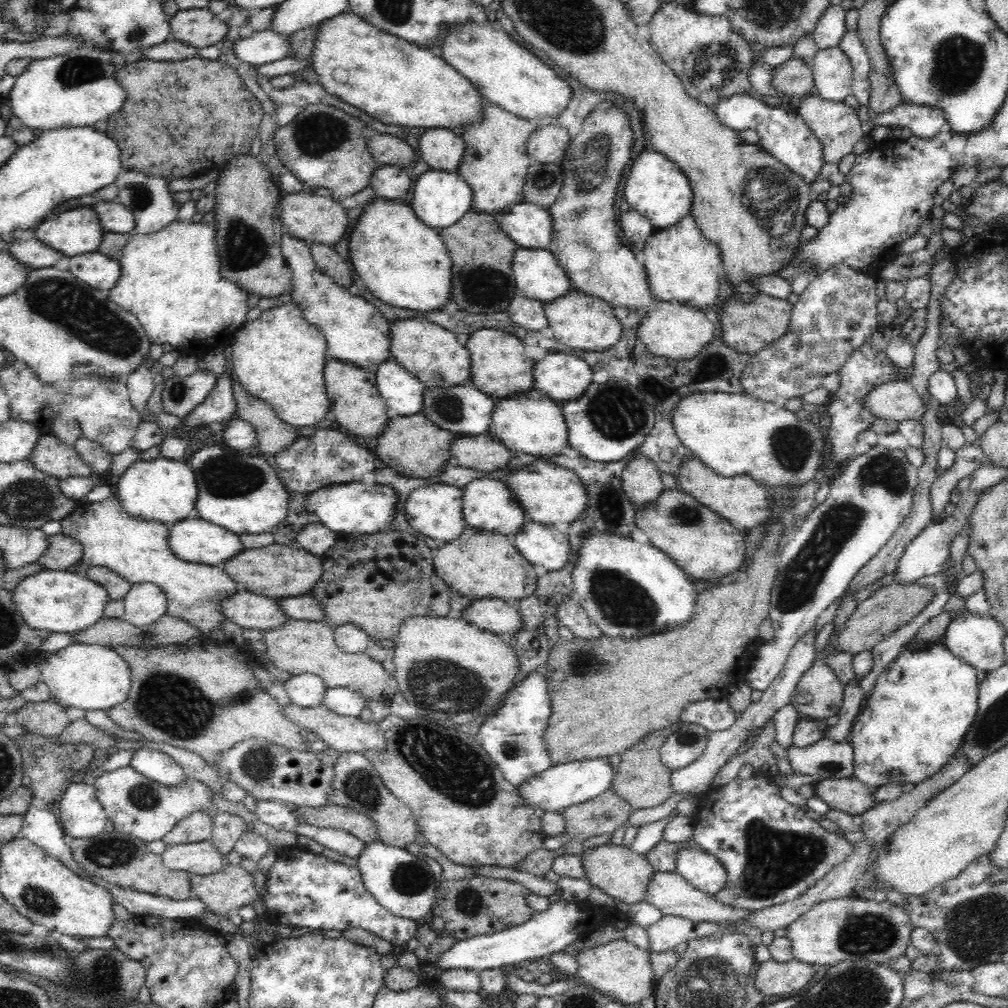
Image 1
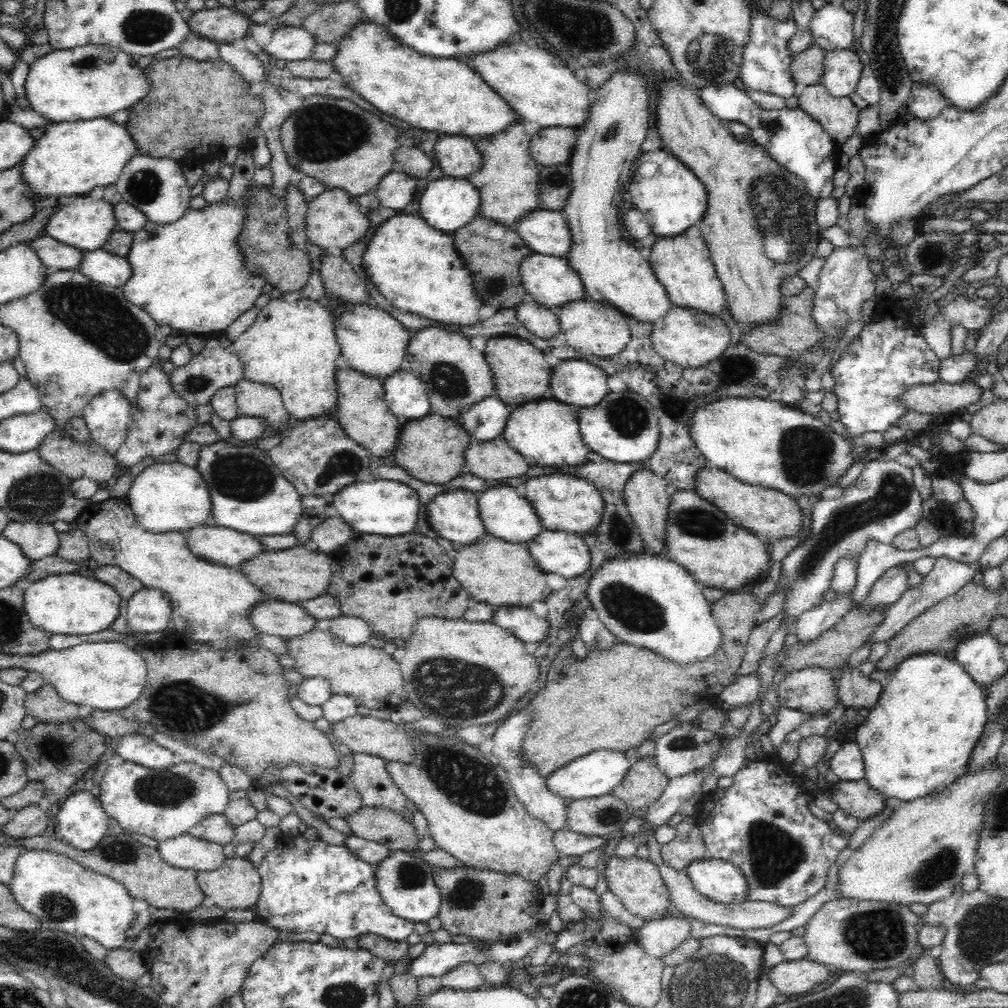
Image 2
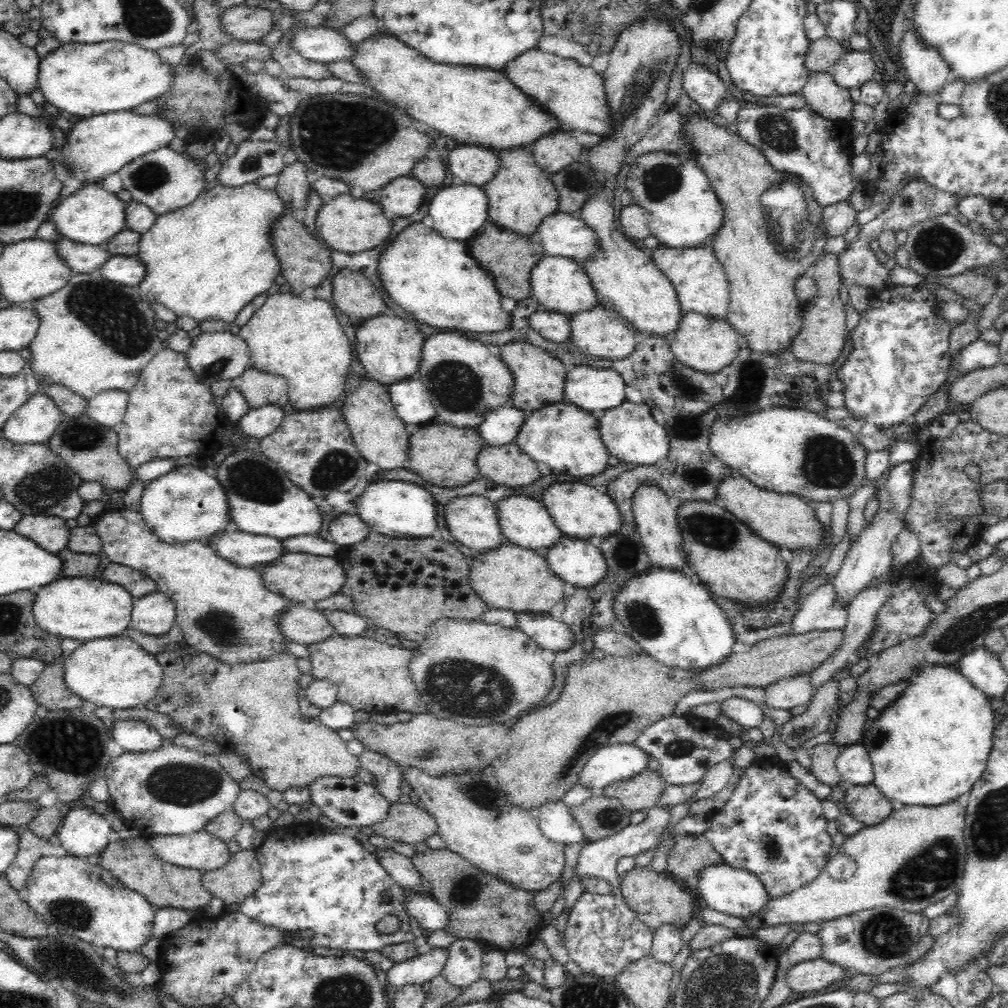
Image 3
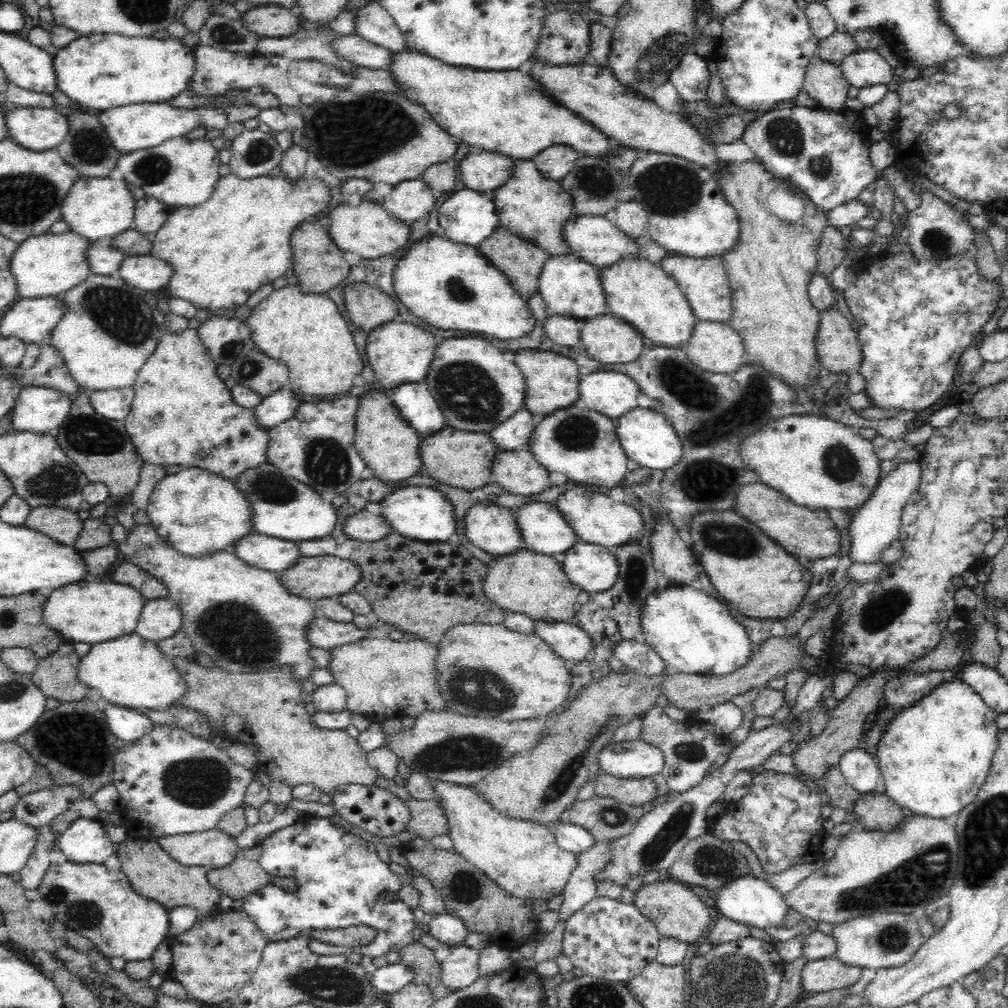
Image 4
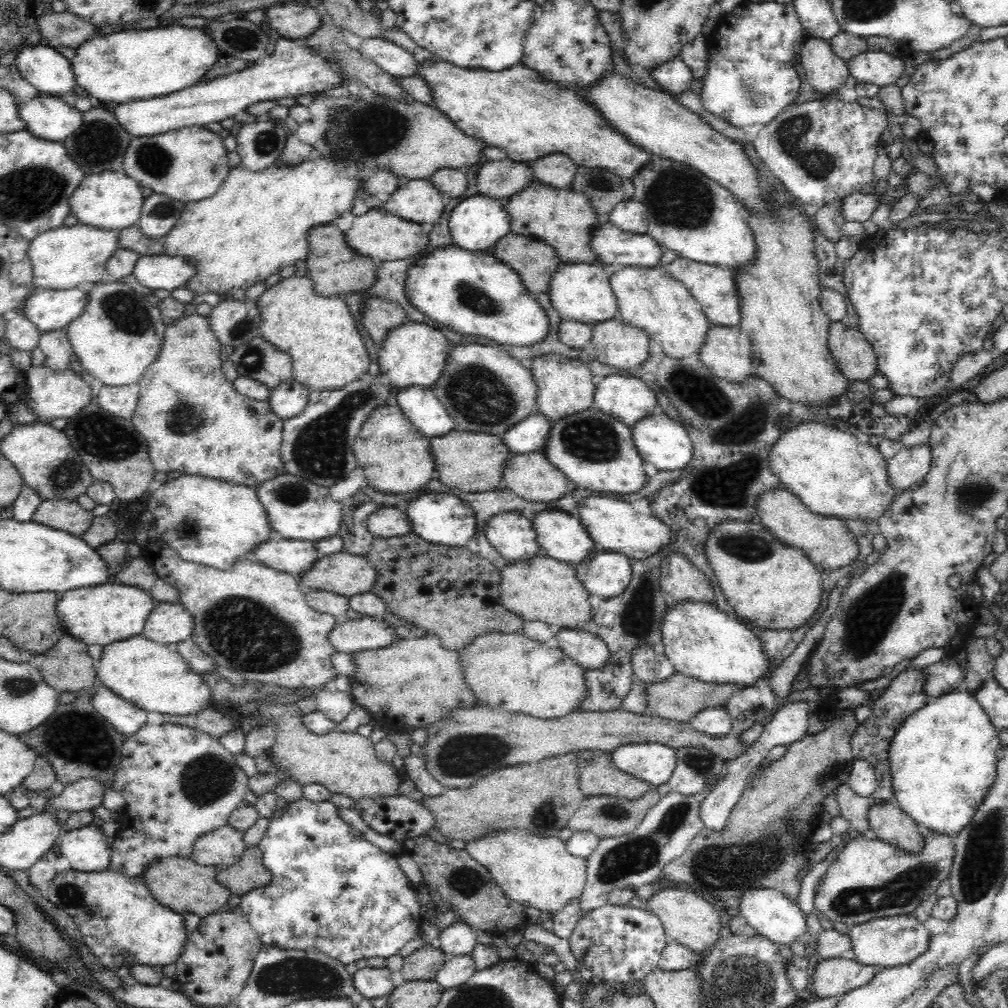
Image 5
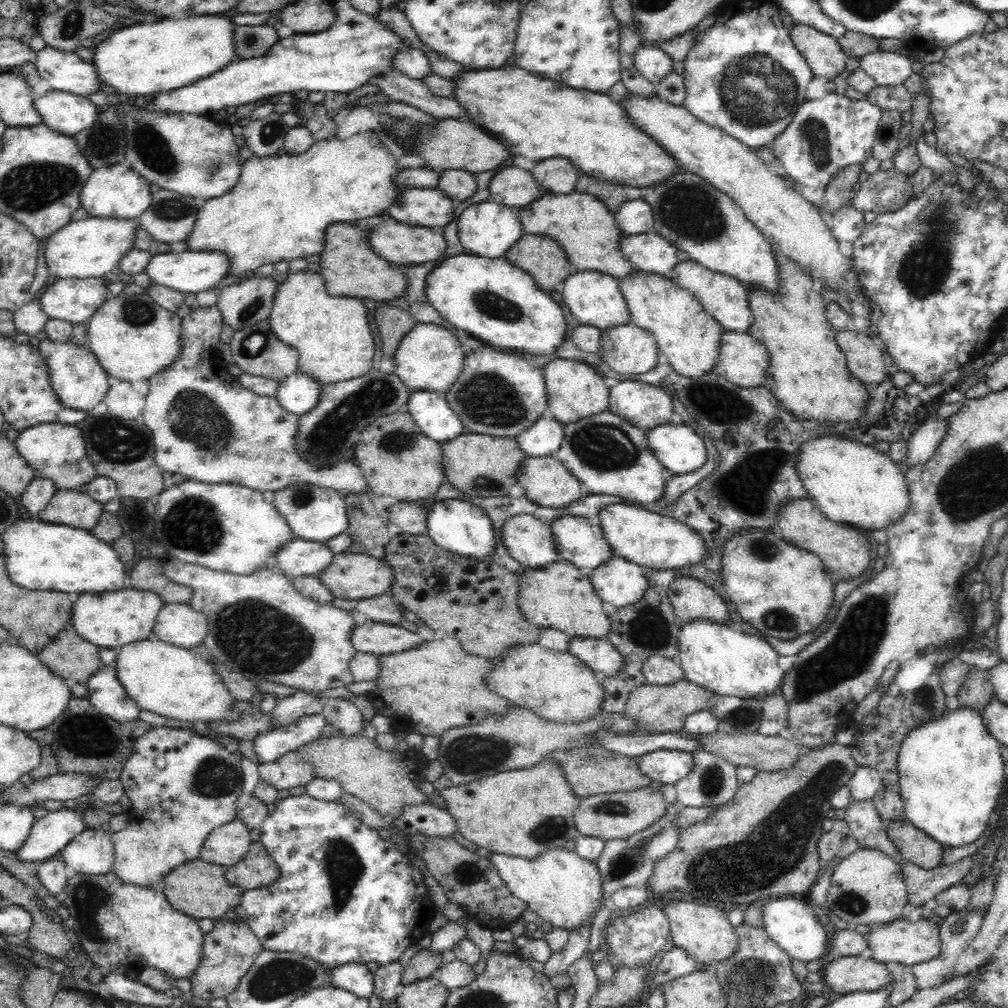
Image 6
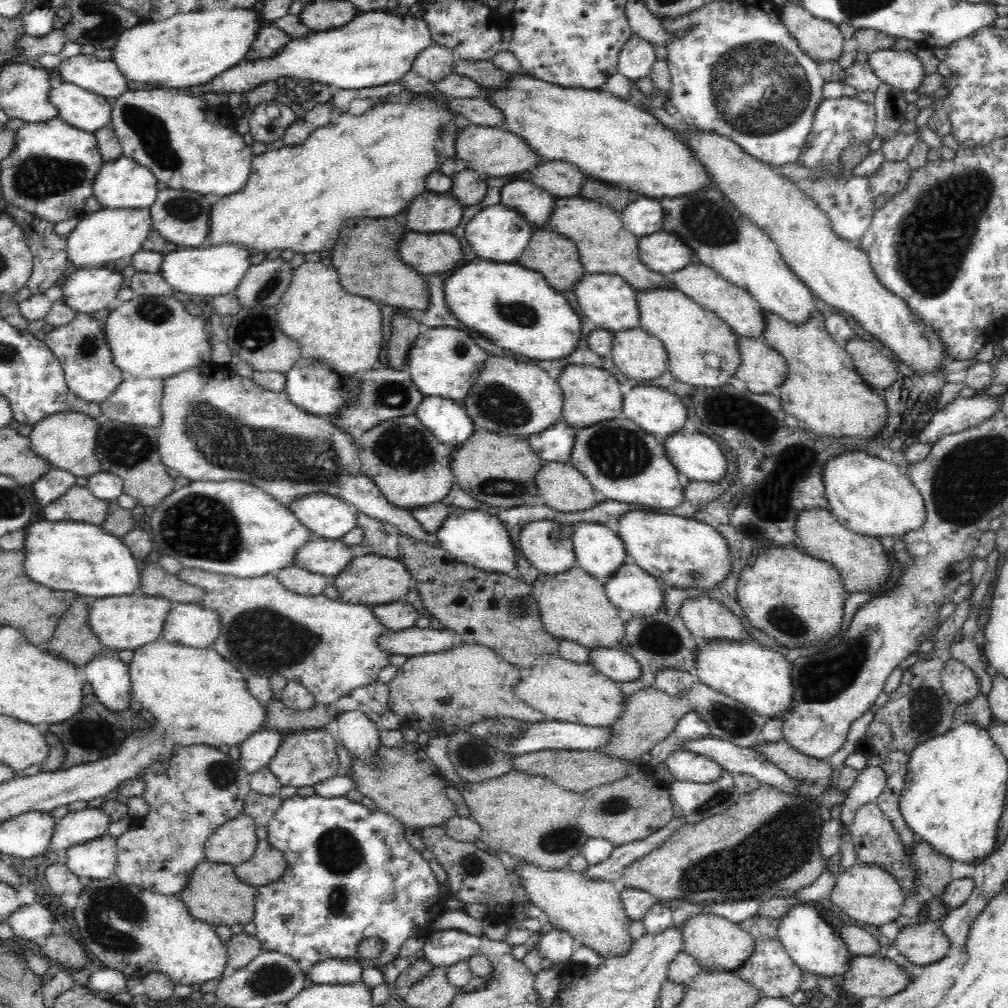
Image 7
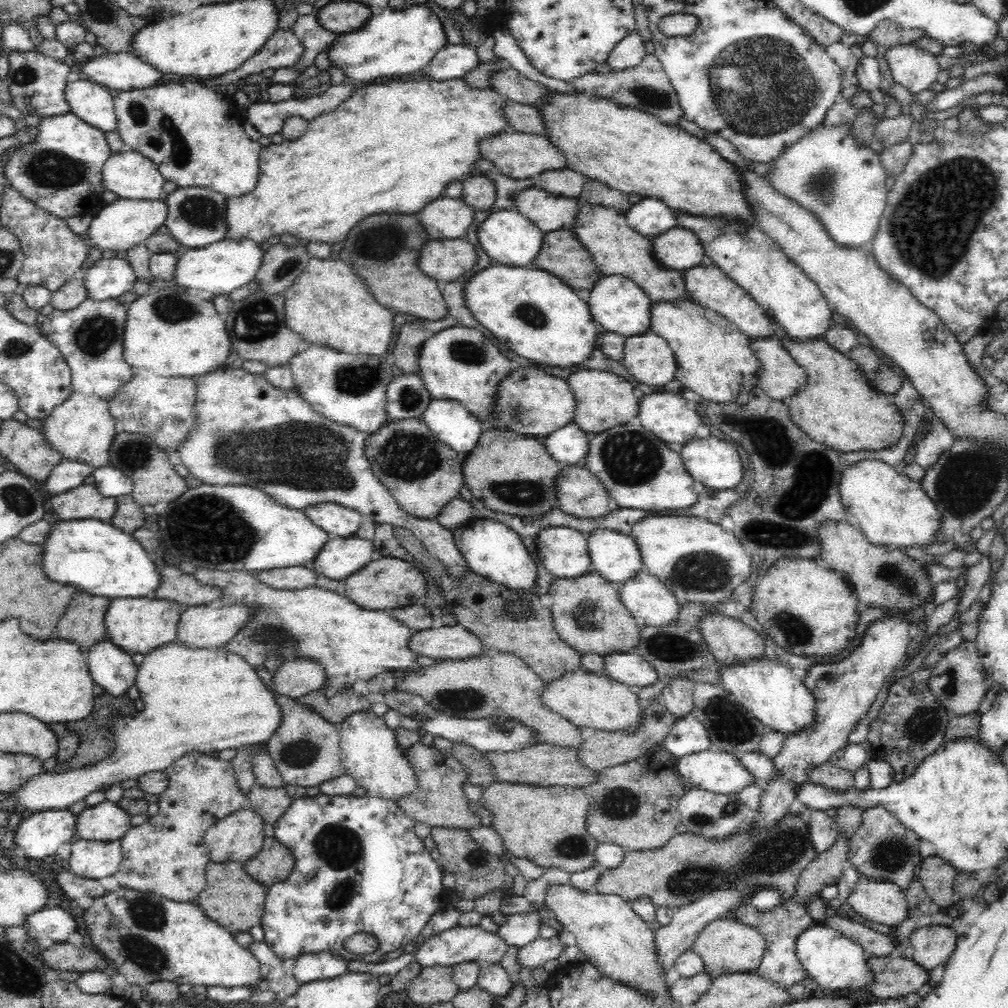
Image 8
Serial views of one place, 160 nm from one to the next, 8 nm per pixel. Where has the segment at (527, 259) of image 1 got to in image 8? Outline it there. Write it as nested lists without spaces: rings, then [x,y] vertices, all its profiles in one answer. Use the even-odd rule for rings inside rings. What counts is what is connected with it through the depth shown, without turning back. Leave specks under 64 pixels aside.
[[[620,275],[600,277],[587,293],[589,312],[597,327],[603,332],[615,333],[622,337],[645,334],[651,328],[651,301],[643,291],[628,277]]]

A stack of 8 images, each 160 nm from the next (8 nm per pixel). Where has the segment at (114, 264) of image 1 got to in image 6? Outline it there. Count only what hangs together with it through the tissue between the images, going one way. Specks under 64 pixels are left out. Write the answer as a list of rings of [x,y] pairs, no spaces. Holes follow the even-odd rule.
[[[192,252],[164,253],[151,256],[144,268],[152,284],[162,285],[178,292],[204,292],[213,289],[222,278],[230,275],[231,263],[225,253]]]

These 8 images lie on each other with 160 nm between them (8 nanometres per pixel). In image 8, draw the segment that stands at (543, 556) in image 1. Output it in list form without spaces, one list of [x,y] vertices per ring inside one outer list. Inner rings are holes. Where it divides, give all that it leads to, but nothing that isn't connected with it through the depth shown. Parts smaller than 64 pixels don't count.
[[[644,566],[639,568],[634,578],[617,588],[620,600],[631,612],[639,629],[663,627],[675,622],[680,603],[674,593],[657,576],[648,573]]]

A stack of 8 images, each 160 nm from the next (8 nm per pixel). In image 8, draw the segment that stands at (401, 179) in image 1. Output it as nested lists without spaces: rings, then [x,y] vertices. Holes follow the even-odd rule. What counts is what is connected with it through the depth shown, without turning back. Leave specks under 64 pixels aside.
[[[444,194],[417,213],[420,224],[431,240],[463,238],[472,224],[475,210],[460,198],[448,198]]]

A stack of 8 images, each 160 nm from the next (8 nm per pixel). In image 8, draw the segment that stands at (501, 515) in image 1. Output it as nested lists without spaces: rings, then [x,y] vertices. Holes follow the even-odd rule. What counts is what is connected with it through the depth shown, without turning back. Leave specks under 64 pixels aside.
[[[598,528],[586,536],[590,570],[599,573],[607,582],[622,586],[643,566],[639,547],[630,535]]]

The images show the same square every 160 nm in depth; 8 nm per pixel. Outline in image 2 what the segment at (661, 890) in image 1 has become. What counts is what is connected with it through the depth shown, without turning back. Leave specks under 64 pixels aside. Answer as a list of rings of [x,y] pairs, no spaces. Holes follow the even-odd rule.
[[[650,856],[649,860],[656,862],[656,867],[663,877],[664,884],[667,885],[668,895],[671,896],[671,906],[684,914],[688,920],[700,920],[705,924],[716,924],[724,927],[736,928],[740,930],[757,930],[760,928],[769,928],[779,924],[787,918],[791,912],[791,907],[784,907],[769,902],[744,901],[743,903],[722,904],[710,900],[708,897],[698,892],[692,881],[689,880],[685,871],[678,871],[669,868],[662,863],[660,856]]]

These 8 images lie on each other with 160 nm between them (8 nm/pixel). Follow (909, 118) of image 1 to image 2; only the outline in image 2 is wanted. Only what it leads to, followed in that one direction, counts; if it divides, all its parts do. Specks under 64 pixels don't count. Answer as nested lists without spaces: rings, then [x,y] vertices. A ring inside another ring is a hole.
[[[916,82],[912,85],[906,114],[921,121],[932,120],[937,117],[949,103],[943,93],[935,85],[924,85]]]

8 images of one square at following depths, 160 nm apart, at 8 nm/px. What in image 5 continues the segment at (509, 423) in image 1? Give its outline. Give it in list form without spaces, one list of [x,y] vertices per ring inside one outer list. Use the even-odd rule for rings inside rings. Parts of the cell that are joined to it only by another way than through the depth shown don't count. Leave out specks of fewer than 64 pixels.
[[[594,403],[586,410],[564,415],[550,421],[550,424],[547,447],[542,454],[578,487],[589,488],[600,494],[630,494],[644,486],[646,476],[642,470],[642,460],[632,441],[631,427],[627,424],[604,414]]]

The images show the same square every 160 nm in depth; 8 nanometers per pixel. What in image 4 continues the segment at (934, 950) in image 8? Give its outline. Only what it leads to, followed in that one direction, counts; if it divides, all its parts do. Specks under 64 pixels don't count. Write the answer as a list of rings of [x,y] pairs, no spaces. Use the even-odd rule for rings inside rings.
[[[874,912],[871,916],[860,916],[834,925],[830,934],[836,939],[836,952],[833,956],[845,965],[861,969],[898,968],[906,964],[912,955],[924,944],[920,933],[920,916],[894,912]]]

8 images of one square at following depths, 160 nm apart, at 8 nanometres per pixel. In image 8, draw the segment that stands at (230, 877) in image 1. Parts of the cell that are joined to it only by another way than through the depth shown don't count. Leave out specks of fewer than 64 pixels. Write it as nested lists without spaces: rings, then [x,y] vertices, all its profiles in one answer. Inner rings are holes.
[[[266,837],[260,853],[248,860],[243,868],[255,881],[269,887],[288,878],[295,868],[295,858],[292,857],[291,850],[274,837]]]

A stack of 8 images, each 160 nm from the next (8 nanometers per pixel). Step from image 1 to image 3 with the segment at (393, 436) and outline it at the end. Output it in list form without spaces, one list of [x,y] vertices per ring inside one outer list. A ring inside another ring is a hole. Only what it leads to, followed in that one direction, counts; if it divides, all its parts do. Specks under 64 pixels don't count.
[[[430,422],[424,427],[411,428],[410,431],[406,466],[409,471],[436,486],[460,486],[476,477],[476,456],[485,446],[476,428],[458,428],[452,424]]]

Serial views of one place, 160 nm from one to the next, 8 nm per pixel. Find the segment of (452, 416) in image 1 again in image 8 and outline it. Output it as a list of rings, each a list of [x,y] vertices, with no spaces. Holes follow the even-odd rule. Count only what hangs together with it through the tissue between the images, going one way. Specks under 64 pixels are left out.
[[[572,422],[540,440],[556,464],[571,467],[572,464],[586,462],[589,438],[589,434]]]

